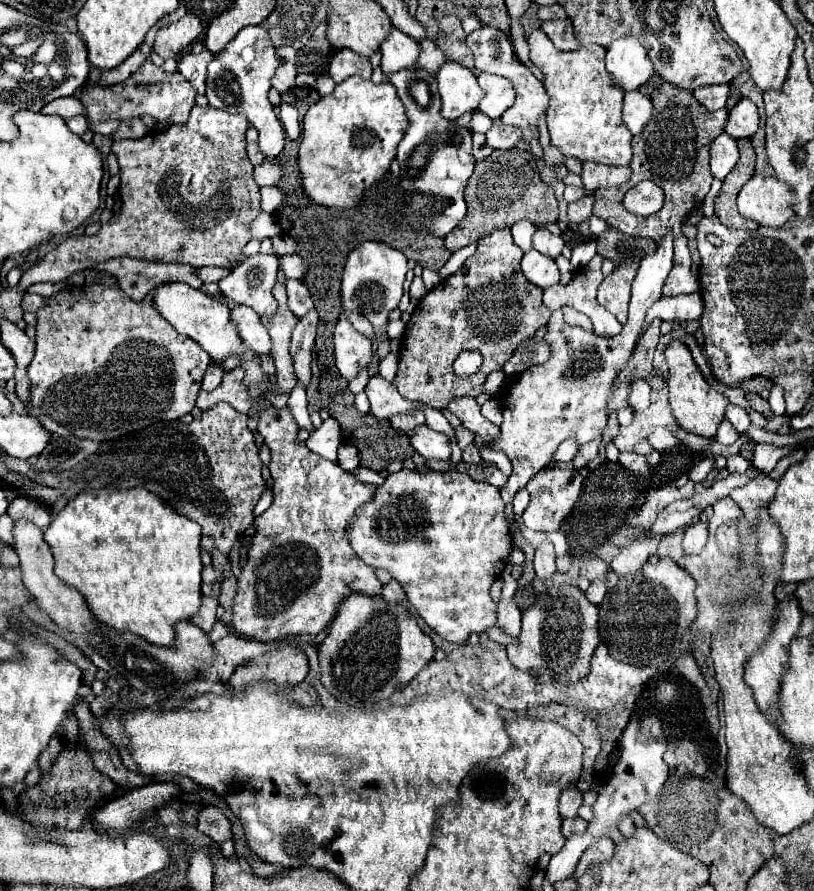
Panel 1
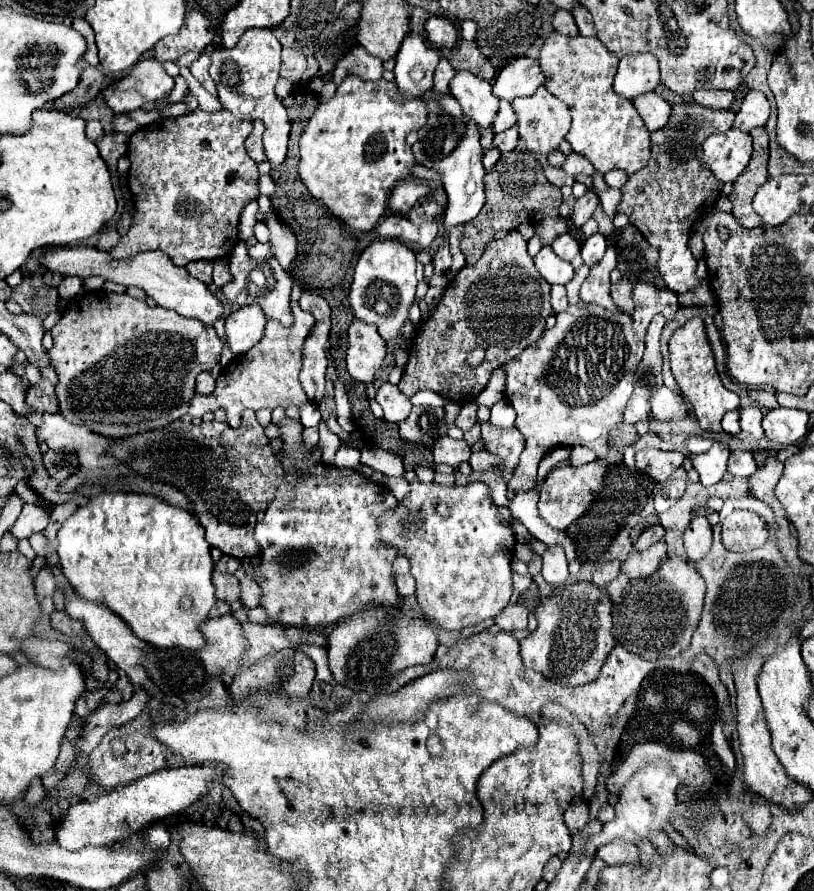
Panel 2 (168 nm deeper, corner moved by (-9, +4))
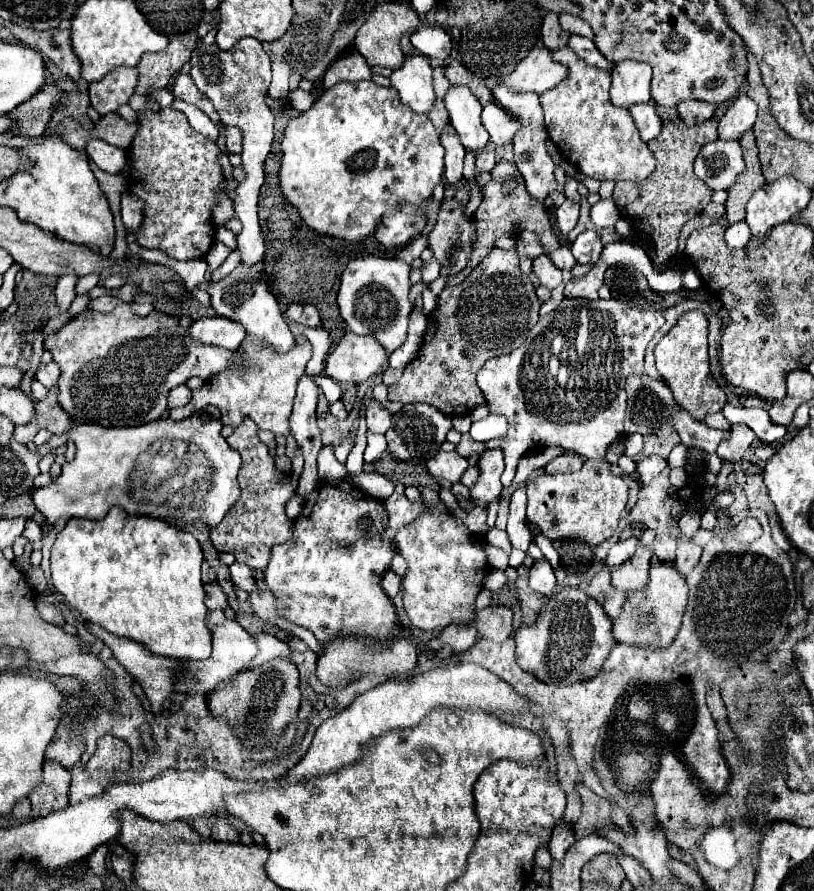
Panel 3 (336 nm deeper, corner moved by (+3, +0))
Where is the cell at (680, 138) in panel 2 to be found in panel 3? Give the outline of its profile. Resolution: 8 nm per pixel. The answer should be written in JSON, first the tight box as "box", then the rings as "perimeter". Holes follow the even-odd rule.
{"box":[612,118,718,272],"perimeter":[[[710,118],[696,126],[688,126],[682,120],[664,122],[656,140],[648,142],[648,148],[652,150],[656,158],[656,170],[644,182],[618,182],[614,188],[612,198],[620,210],[620,216],[636,232],[642,232],[648,236],[652,244],[650,260],[654,270],[658,272],[664,272],[666,262],[676,254],[680,228],[688,220],[698,216],[704,210],[704,206],[710,202],[712,190],[704,186],[700,178],[696,178],[692,170],[692,162],[706,142],[712,142],[718,138],[716,128],[718,128],[716,118]]]}

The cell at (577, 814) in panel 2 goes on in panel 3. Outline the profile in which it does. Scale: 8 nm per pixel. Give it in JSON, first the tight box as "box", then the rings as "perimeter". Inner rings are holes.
{"box":[548,822,576,860],"perimeter":[[[558,822],[554,826],[554,832],[552,832],[552,840],[548,844],[548,850],[552,854],[554,860],[560,860],[564,856],[564,852],[576,842],[574,838],[574,830],[566,824],[566,822]]]}

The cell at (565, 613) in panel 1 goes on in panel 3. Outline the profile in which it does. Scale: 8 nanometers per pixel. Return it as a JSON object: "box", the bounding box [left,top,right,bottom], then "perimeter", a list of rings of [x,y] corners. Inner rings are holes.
{"box":[514,588,616,684],"perimeter":[[[562,588],[560,592],[556,592],[554,596],[550,596],[550,600],[544,604],[544,608],[538,614],[538,620],[532,626],[520,626],[514,634],[516,640],[516,662],[524,672],[534,674],[536,678],[540,678],[546,684],[574,684],[574,682],[582,682],[592,678],[600,666],[604,664],[610,648],[616,644],[612,638],[612,622],[606,616],[604,608],[588,598],[582,590],[578,588]]]}

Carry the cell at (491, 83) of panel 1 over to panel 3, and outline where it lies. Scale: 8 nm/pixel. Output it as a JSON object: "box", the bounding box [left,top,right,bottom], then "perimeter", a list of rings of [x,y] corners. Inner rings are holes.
{"box":[498,48,568,92],"perimeter":[[[534,48],[526,58],[522,58],[516,68],[498,78],[500,86],[506,86],[512,92],[536,92],[554,88],[568,76],[562,64],[554,62],[548,48]]]}

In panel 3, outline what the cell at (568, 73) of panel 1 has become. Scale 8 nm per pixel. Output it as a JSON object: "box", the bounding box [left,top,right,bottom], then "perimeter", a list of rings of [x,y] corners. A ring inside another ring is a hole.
{"box":[540,46,656,182],"perimeter":[[[568,46],[552,50],[550,54],[556,58],[556,62],[568,68],[568,76],[562,84],[540,94],[550,140],[560,148],[562,156],[580,172],[596,180],[640,182],[648,178],[656,166],[656,160],[642,142],[630,112],[612,106],[608,98],[610,72],[596,70],[596,66],[586,66]]]}

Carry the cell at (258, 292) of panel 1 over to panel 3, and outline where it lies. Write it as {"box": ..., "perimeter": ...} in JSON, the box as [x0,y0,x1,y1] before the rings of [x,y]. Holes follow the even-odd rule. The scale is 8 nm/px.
{"box":[208,264,294,352],"perimeter":[[[238,264],[228,276],[224,276],[216,282],[210,282],[208,294],[210,294],[210,304],[218,316],[240,322],[248,334],[256,336],[262,342],[272,344],[278,352],[286,352],[292,348],[294,336],[292,336],[288,324],[284,322],[280,304],[274,298],[274,294],[268,290],[268,282],[262,278],[262,270],[258,266]]]}

